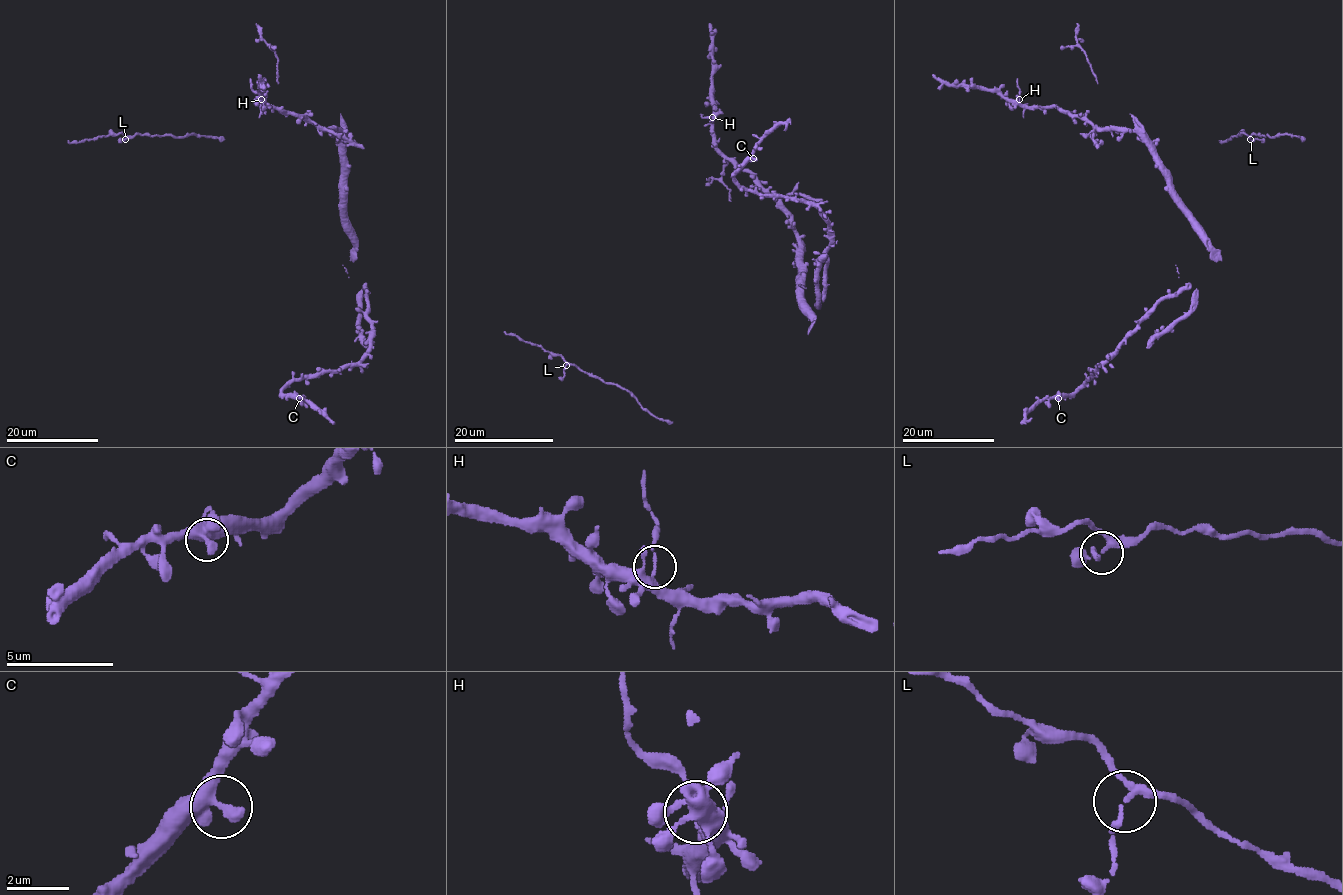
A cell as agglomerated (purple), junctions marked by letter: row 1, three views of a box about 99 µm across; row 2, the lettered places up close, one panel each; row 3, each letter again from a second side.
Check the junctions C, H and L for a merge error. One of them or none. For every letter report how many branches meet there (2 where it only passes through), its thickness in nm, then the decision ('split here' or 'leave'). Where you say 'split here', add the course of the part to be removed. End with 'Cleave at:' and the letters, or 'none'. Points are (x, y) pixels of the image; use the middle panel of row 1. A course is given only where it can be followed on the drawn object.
C: branches 2; calibre 440 nm; leave
H: branches 2; calibre 200 nm; split here; course (712, 117), (700, 115)
L: branches 3; calibre 180 nm; leave
Cleave at: H

